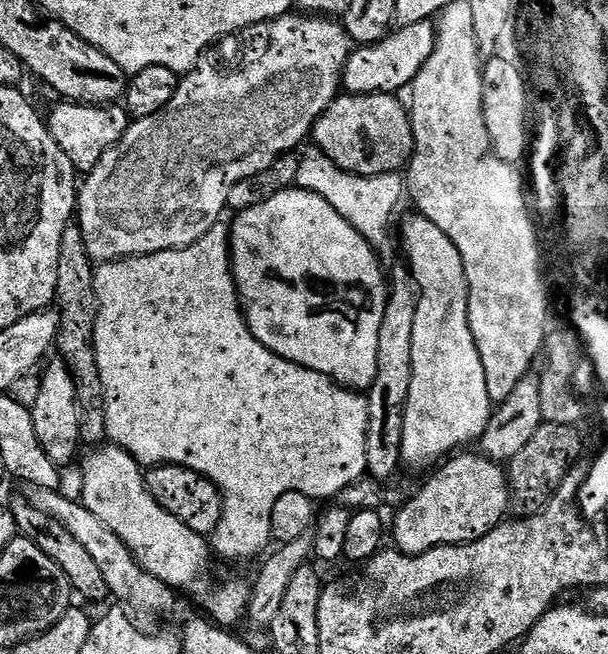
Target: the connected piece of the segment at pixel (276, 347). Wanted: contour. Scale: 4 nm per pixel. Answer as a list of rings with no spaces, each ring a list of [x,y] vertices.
[[[299,186],[291,187],[266,197],[261,204],[250,205],[236,221],[231,221],[230,224],[232,277],[236,279],[236,293],[240,295],[248,328],[254,334],[254,338],[274,354],[330,378],[341,388],[368,390],[375,381],[375,375],[378,374],[379,330],[382,327],[383,315],[386,314],[389,296],[389,281],[386,279],[385,269],[380,269],[382,261],[370,246],[370,242],[366,242],[366,238],[362,238],[362,234],[358,234],[358,230],[354,230],[354,226],[350,226],[350,222],[346,222],[346,218],[342,218],[342,214],[338,214],[338,210],[330,206],[330,202],[326,202],[326,198],[307,192],[305,188]]]

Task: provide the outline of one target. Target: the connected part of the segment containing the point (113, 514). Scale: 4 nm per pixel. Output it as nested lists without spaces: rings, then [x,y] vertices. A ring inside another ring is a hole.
[[[100,446],[95,450],[97,452],[90,453],[84,460],[82,503],[86,510],[112,530],[132,551],[133,558],[154,578],[181,593],[197,596],[217,625],[227,630],[235,629],[235,624],[248,614],[249,585],[240,580],[228,580],[215,588],[208,573],[214,561],[209,541],[194,534],[190,526],[182,526],[174,514],[162,510],[162,506],[154,502],[144,481],[142,465],[129,452],[115,446]]]

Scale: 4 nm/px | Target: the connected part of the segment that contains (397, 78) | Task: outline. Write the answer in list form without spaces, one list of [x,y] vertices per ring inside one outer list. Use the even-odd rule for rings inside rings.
[[[425,22],[405,25],[382,42],[357,47],[344,67],[343,91],[353,96],[365,96],[375,92],[396,94],[401,91],[399,88],[407,89],[427,69],[428,60],[436,53],[437,39],[437,25]]]

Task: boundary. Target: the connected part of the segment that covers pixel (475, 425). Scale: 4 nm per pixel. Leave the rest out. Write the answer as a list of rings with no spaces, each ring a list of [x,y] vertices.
[[[419,214],[413,216],[413,220],[404,224],[402,252],[408,255],[407,266],[418,282],[420,305],[414,316],[413,377],[405,404],[401,458],[412,468],[431,469],[463,449],[460,448],[463,444],[475,445],[479,441],[492,421],[494,403],[470,330],[468,283],[462,254],[458,254],[458,246],[434,222]]]

